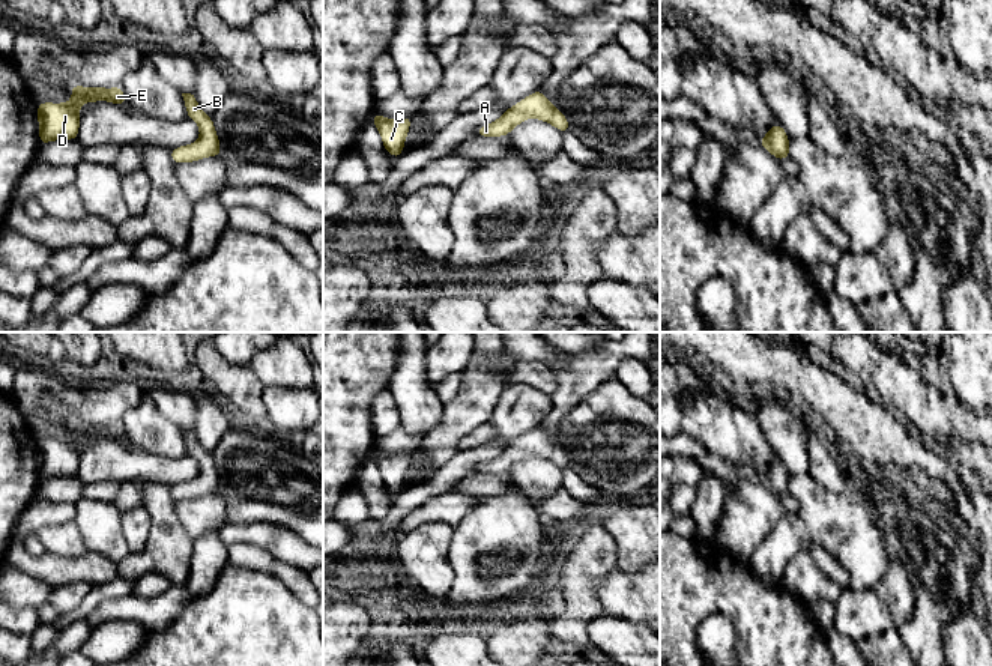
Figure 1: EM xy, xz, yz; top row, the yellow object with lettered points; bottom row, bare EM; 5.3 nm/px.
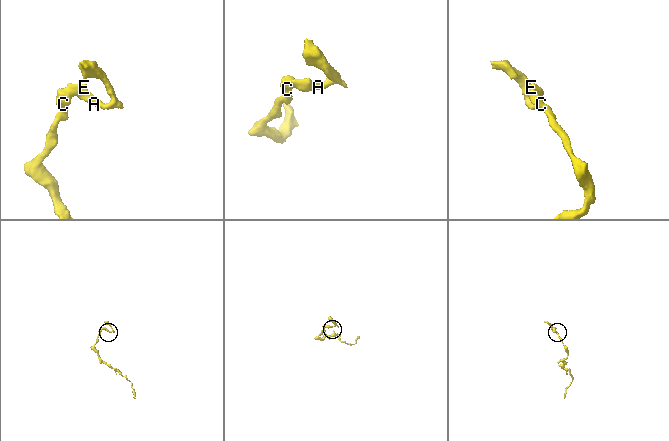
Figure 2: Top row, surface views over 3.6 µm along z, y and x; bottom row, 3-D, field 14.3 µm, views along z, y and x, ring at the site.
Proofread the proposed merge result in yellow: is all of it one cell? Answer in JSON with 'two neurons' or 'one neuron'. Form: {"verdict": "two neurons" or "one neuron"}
{"verdict": "one neuron"}

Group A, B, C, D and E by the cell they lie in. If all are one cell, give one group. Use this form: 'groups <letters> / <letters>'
groups A B C D E

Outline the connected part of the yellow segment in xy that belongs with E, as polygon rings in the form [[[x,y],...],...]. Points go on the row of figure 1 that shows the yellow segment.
[[[71,87],[72,99],[69,102],[39,102],[39,144],[54,140],[77,140],[80,129],[78,111],[86,102],[108,101],[116,105],[126,105],[123,89],[119,87]]]

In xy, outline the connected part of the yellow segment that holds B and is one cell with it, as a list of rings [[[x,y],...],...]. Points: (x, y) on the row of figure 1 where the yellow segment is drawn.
[[[182,93],[186,114],[192,119],[200,129],[200,138],[186,146],[174,147],[170,150],[174,164],[194,162],[209,156],[221,156],[221,146],[212,117],[207,116],[197,99],[191,93]]]

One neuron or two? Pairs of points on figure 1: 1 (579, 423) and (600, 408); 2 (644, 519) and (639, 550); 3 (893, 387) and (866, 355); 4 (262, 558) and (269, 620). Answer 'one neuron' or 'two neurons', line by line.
1: one neuron
2: one neuron
3: one neuron
4: two neurons

